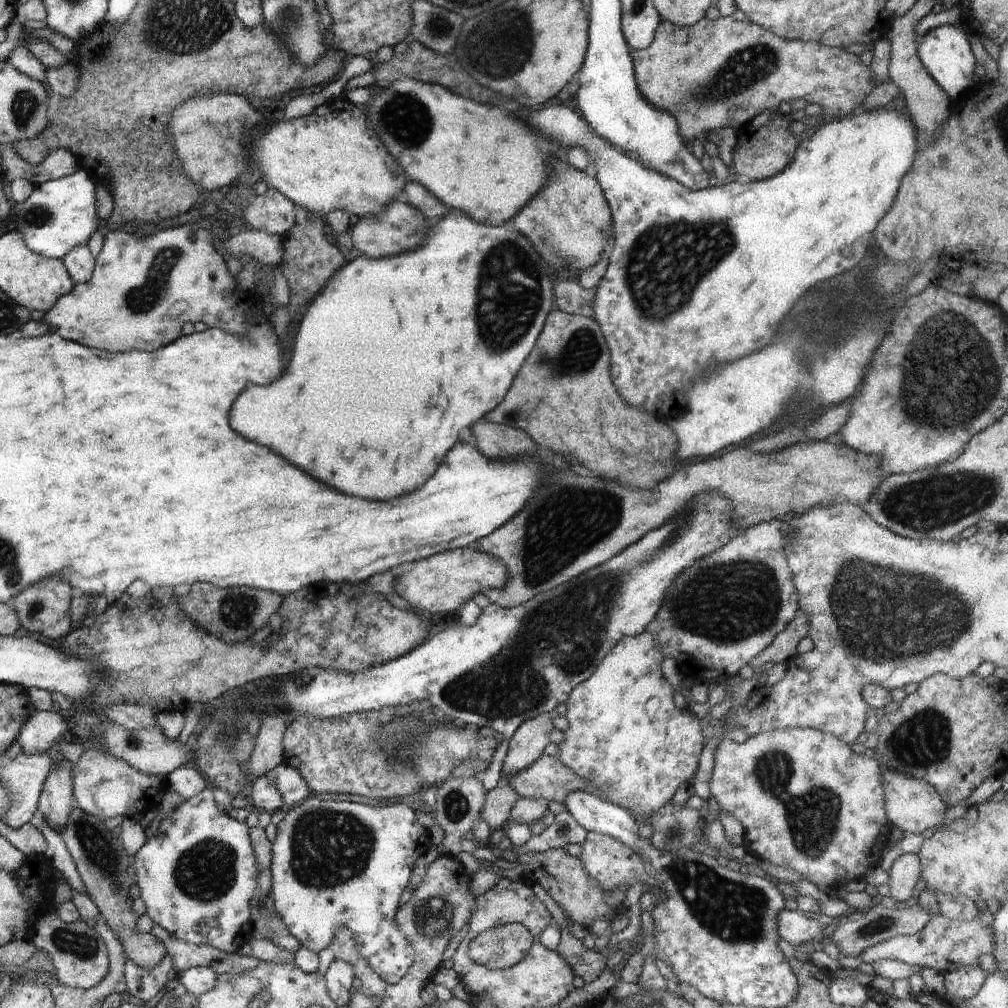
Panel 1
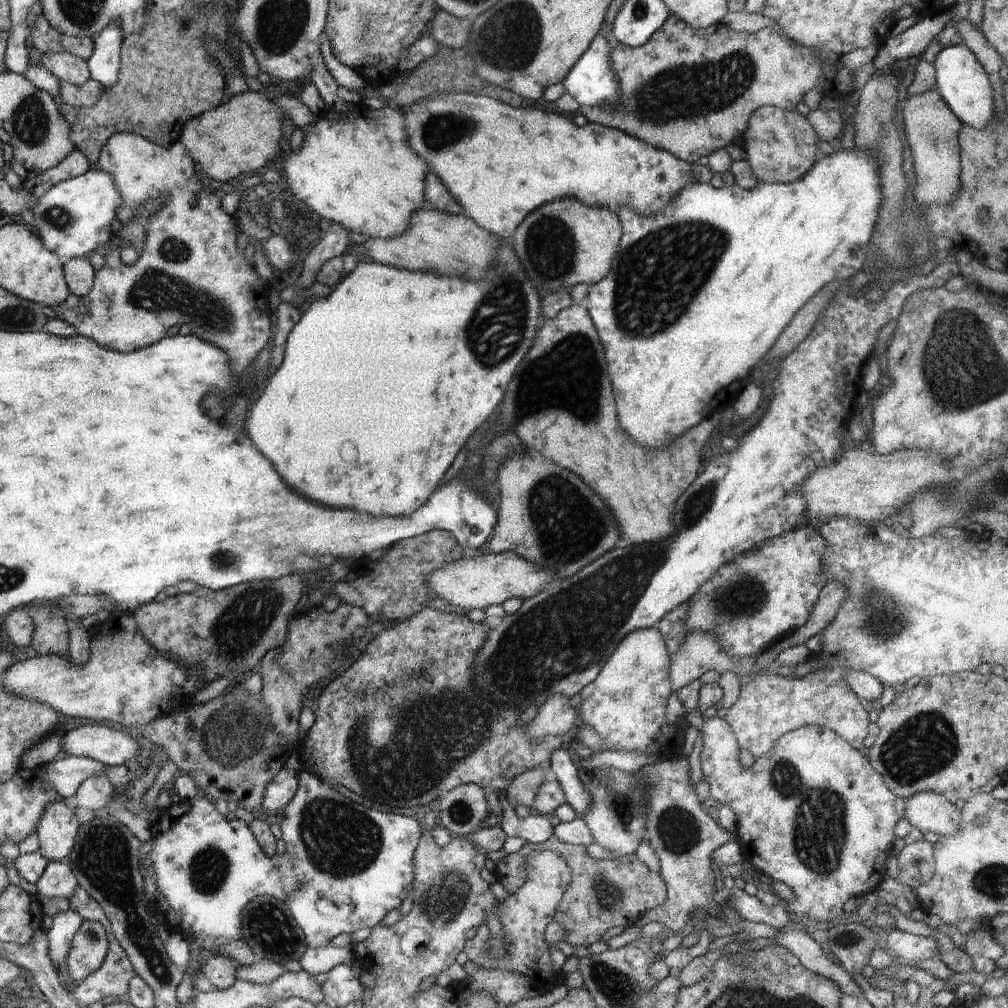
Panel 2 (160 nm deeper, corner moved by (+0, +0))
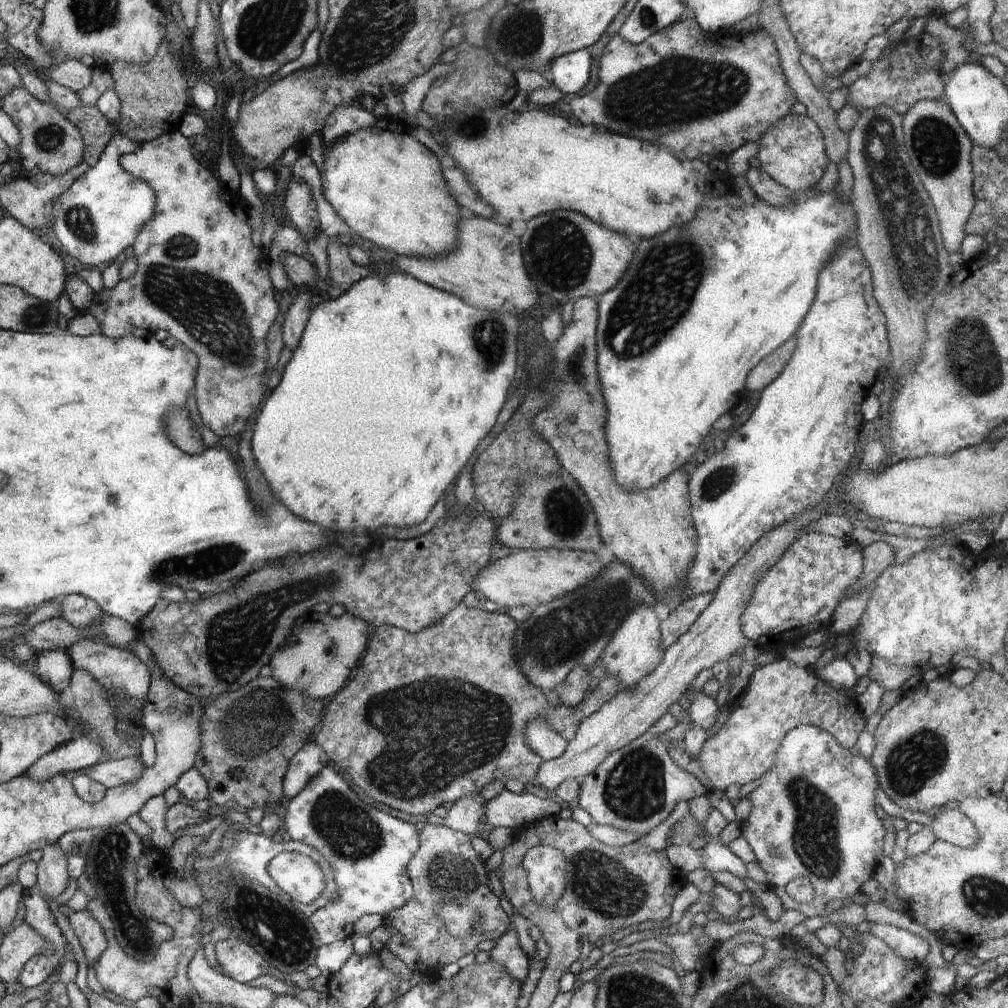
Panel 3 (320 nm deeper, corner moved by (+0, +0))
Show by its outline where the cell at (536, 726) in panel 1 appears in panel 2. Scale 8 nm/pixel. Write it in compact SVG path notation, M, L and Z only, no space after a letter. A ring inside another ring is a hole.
M555 694L548 698L548 700L540 707L538 716L527 724L527 733L531 736L533 741L539 741L546 735L564 735L565 737L569 737L577 726L579 726L579 714L577 710L572 707L570 697Z

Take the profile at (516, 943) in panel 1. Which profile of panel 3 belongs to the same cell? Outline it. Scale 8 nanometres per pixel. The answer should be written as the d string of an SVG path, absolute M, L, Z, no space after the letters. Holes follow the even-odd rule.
M422 822L419 828L418 852L405 868L413 884L413 895L404 906L392 910L392 915L396 918L395 927L403 936L402 944L417 950L421 967L425 964L438 970L434 966L442 968L451 962L458 962L466 954L476 954L480 942L499 939L510 929L511 923L499 898L488 886L485 861L474 851L471 838L444 824L436 826ZM452 899L476 909L479 914L479 924L467 939L449 933L440 920L439 906Z

